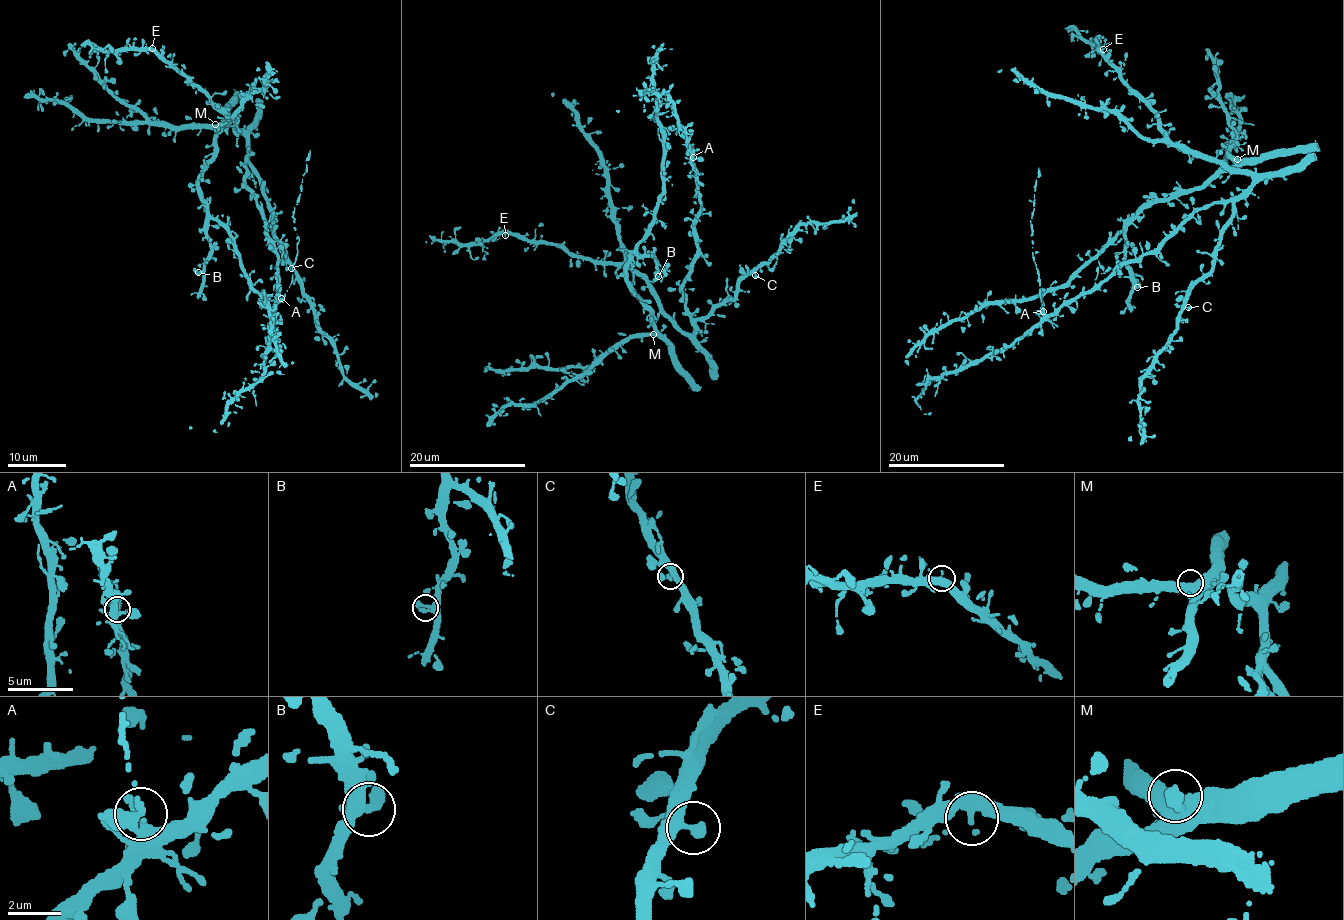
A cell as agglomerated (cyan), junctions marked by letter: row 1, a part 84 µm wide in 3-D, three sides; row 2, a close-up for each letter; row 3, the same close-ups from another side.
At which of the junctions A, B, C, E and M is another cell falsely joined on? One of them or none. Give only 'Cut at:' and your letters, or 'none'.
Cut at: none

